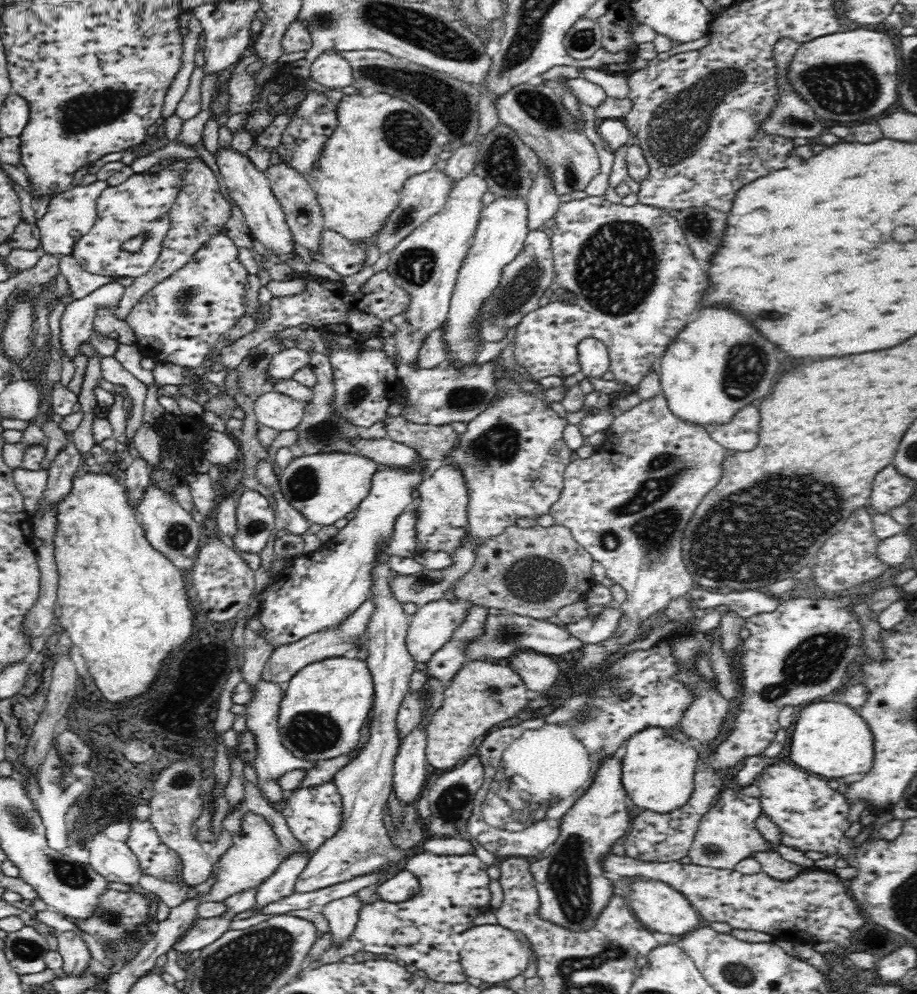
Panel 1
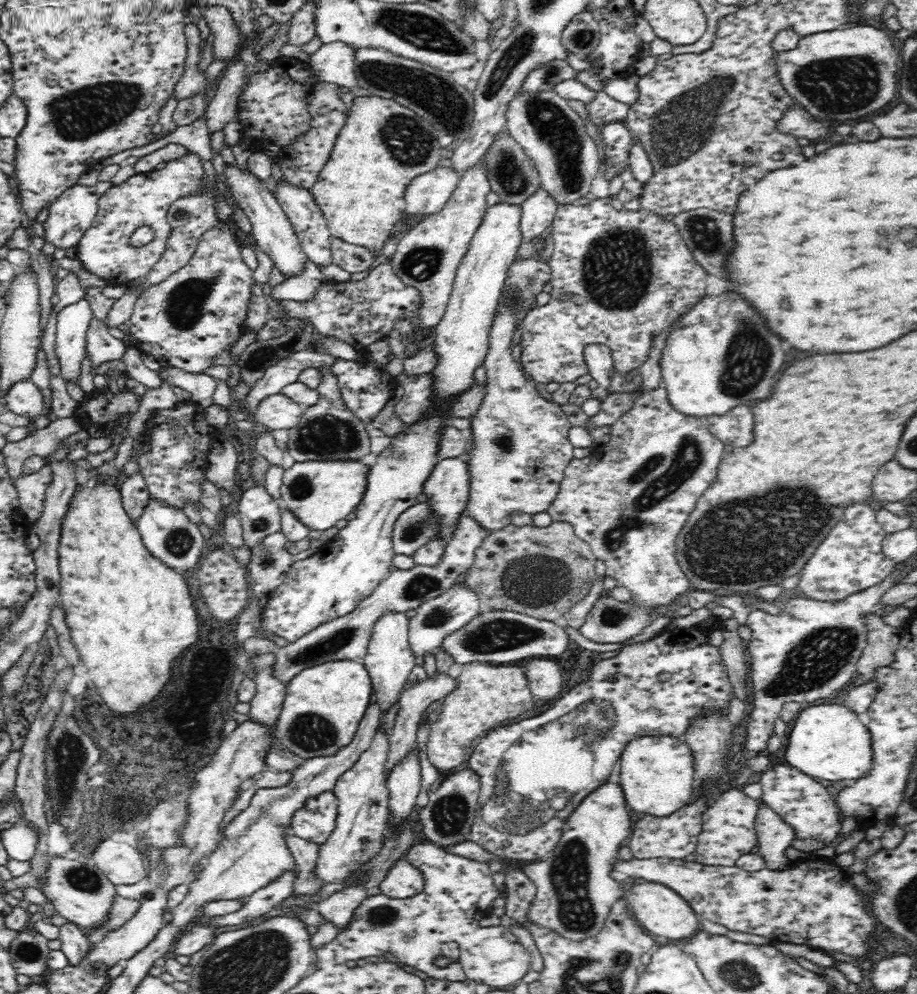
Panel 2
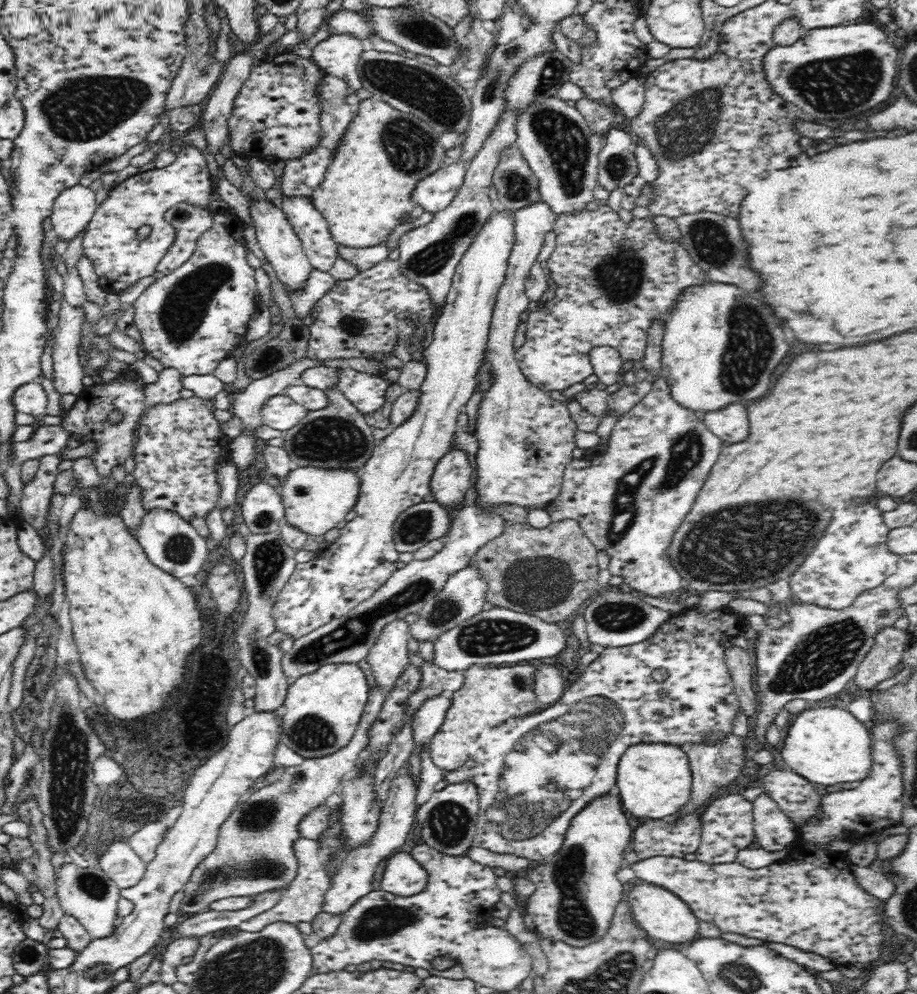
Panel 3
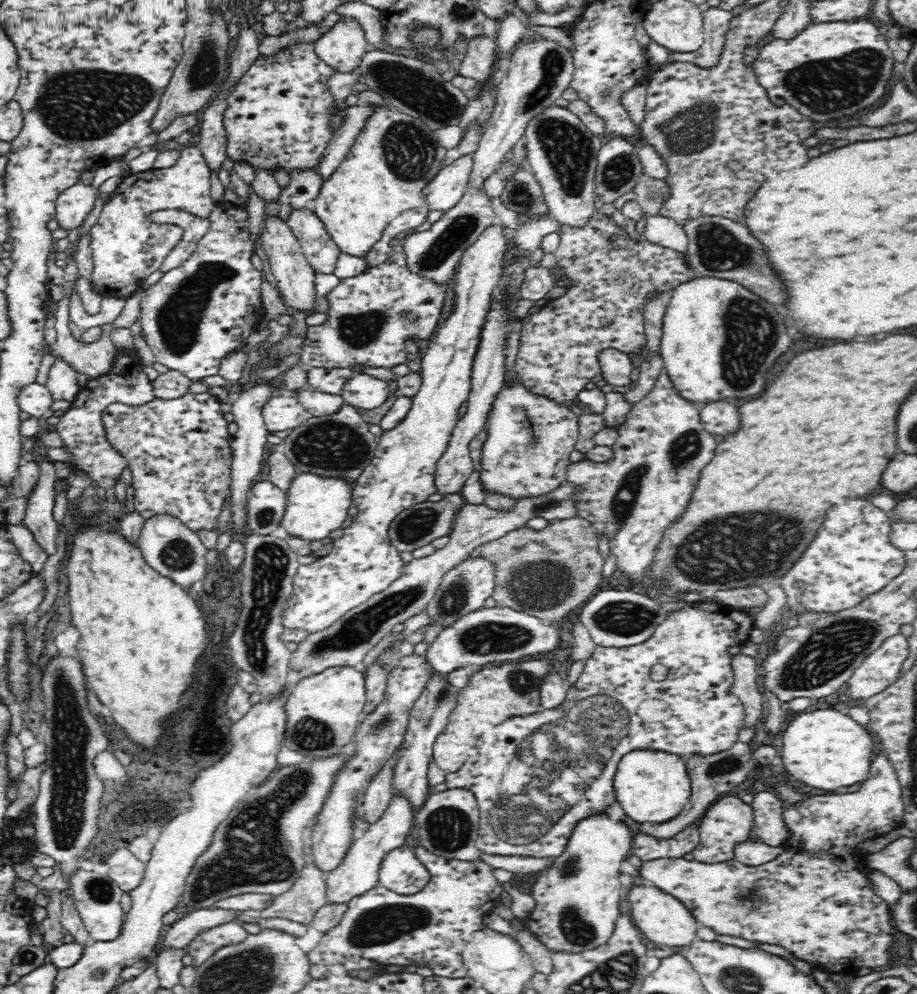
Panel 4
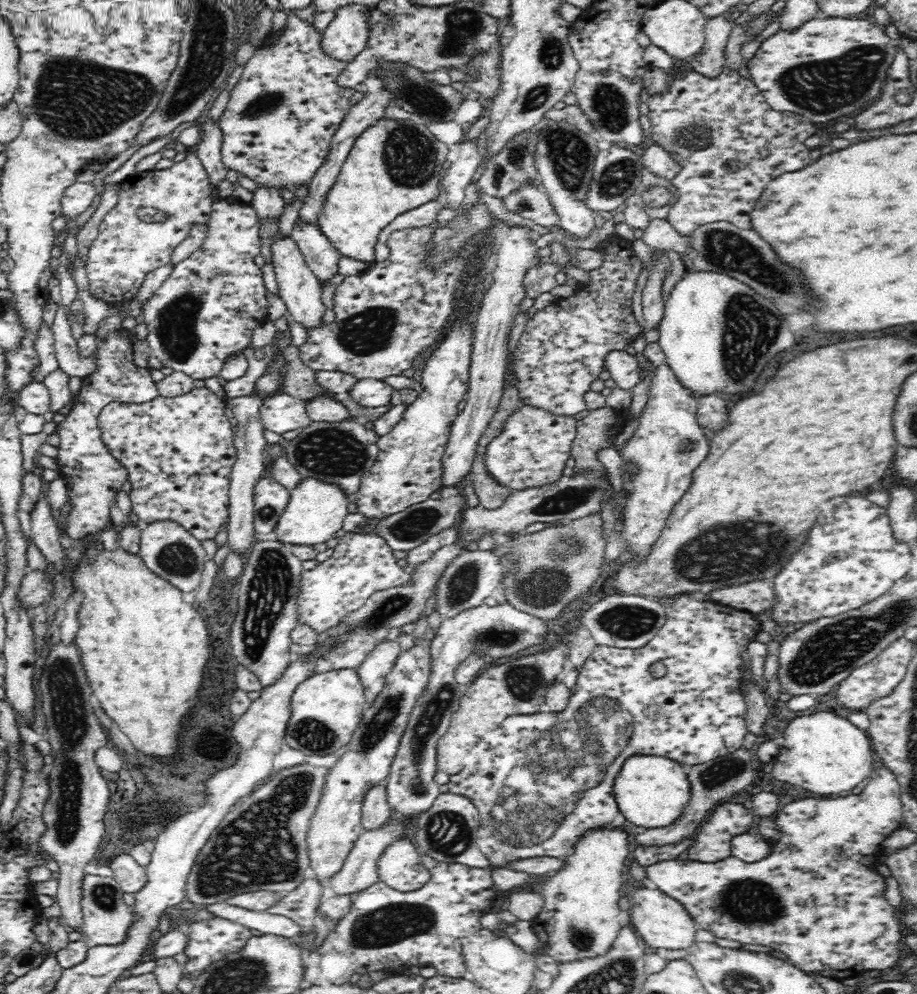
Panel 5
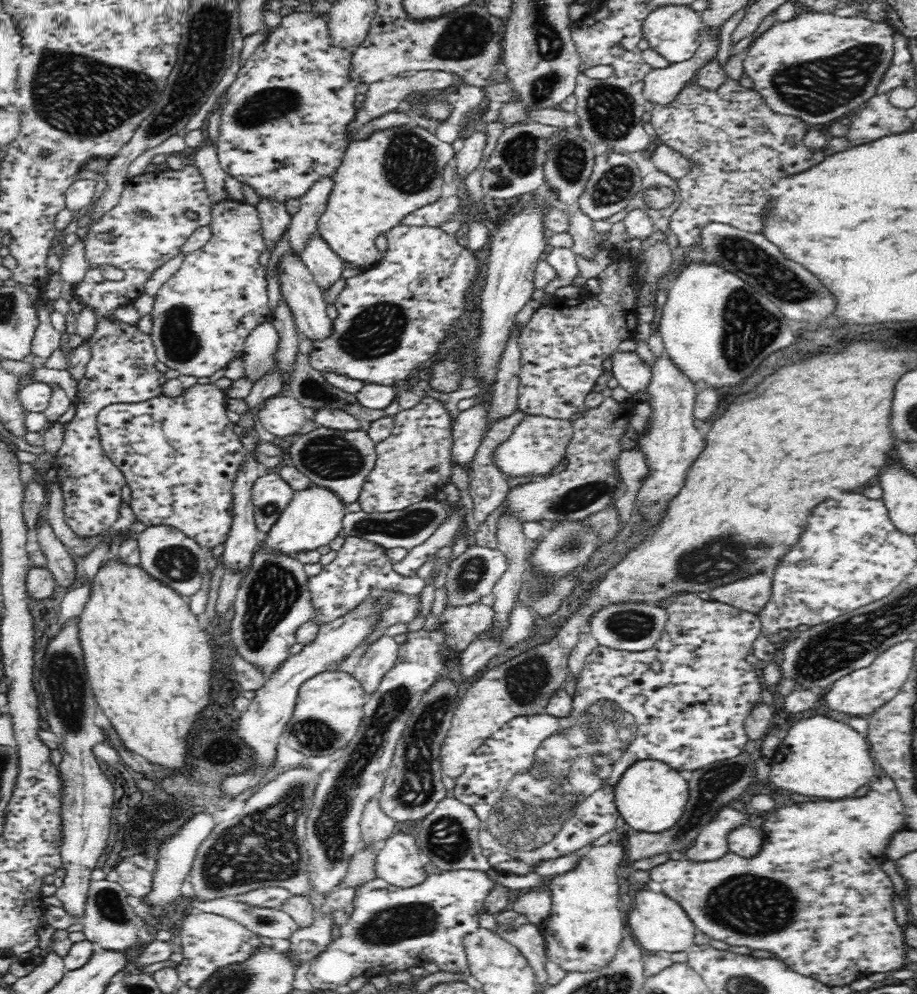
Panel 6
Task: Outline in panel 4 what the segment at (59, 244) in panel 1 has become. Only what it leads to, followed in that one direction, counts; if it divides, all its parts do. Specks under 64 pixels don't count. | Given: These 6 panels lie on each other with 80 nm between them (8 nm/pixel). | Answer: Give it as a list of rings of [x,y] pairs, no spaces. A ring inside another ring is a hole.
[[[81,182],[63,190],[55,202],[53,217],[58,228],[66,231],[80,228],[90,216],[96,198],[96,191],[91,186],[84,186]]]

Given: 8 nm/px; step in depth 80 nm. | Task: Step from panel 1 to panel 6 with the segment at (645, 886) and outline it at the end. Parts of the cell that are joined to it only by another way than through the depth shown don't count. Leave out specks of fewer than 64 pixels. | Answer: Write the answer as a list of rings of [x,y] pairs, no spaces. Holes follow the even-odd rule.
[[[650,889],[640,890],[636,894],[636,898],[634,898],[634,908],[627,911],[627,922],[630,924],[630,928],[632,928],[632,934],[644,950],[650,950],[653,953],[660,952],[660,950],[668,953],[684,952],[684,950],[688,950],[694,944],[694,934],[697,932],[695,924],[679,902],[665,896],[662,892],[653,892]]]

